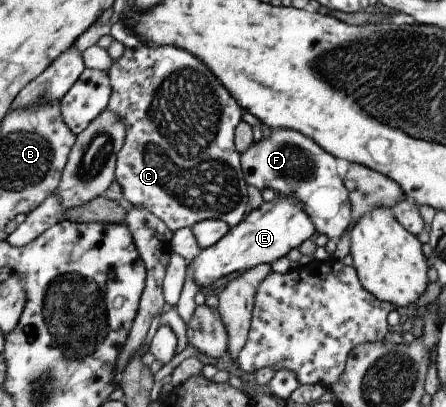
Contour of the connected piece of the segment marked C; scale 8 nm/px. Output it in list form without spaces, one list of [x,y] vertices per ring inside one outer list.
[[[115,21],[109,33],[124,47],[121,57],[105,69],[111,87],[105,111],[115,113],[125,125],[123,145],[116,152],[114,167],[114,180],[121,188],[124,204],[147,209],[172,232],[207,219],[225,221],[229,228],[237,225],[247,207],[245,177],[233,141],[243,110],[211,70],[191,53],[175,46],[143,45],[128,33],[121,21]]]

